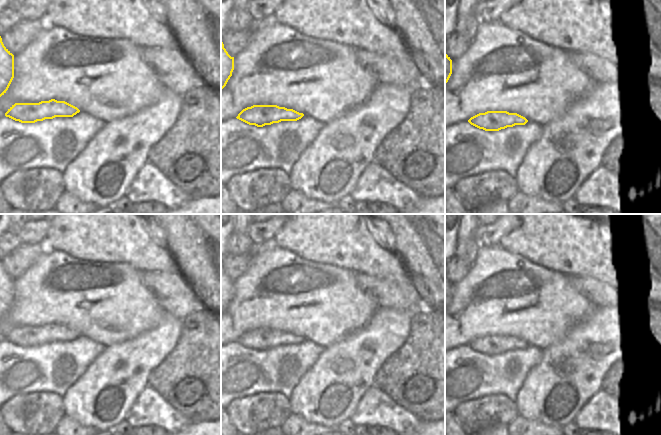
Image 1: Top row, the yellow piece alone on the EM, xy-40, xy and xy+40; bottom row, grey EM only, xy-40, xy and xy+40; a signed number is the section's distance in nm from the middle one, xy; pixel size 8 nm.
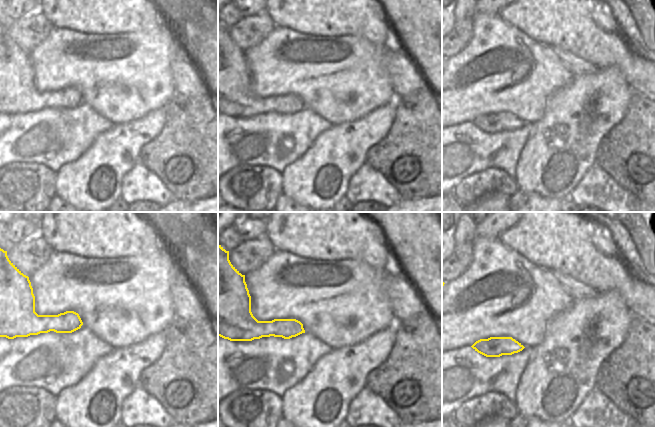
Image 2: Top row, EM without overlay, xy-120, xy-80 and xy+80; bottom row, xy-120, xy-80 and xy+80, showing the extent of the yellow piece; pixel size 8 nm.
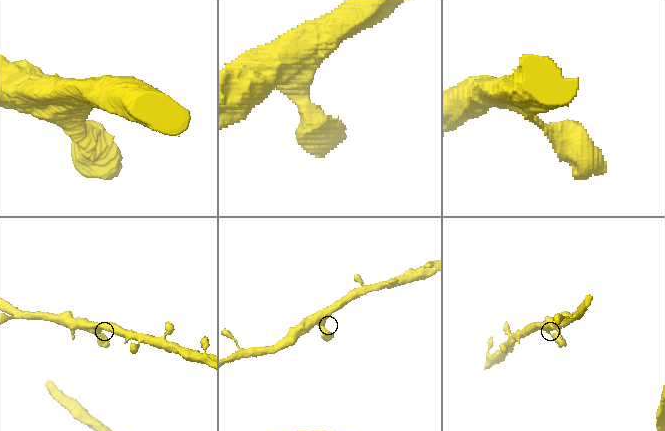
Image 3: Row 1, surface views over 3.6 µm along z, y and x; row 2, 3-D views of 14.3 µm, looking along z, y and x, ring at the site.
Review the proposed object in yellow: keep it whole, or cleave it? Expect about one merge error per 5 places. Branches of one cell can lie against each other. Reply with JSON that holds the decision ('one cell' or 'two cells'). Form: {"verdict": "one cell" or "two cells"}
{"verdict": "one cell"}

